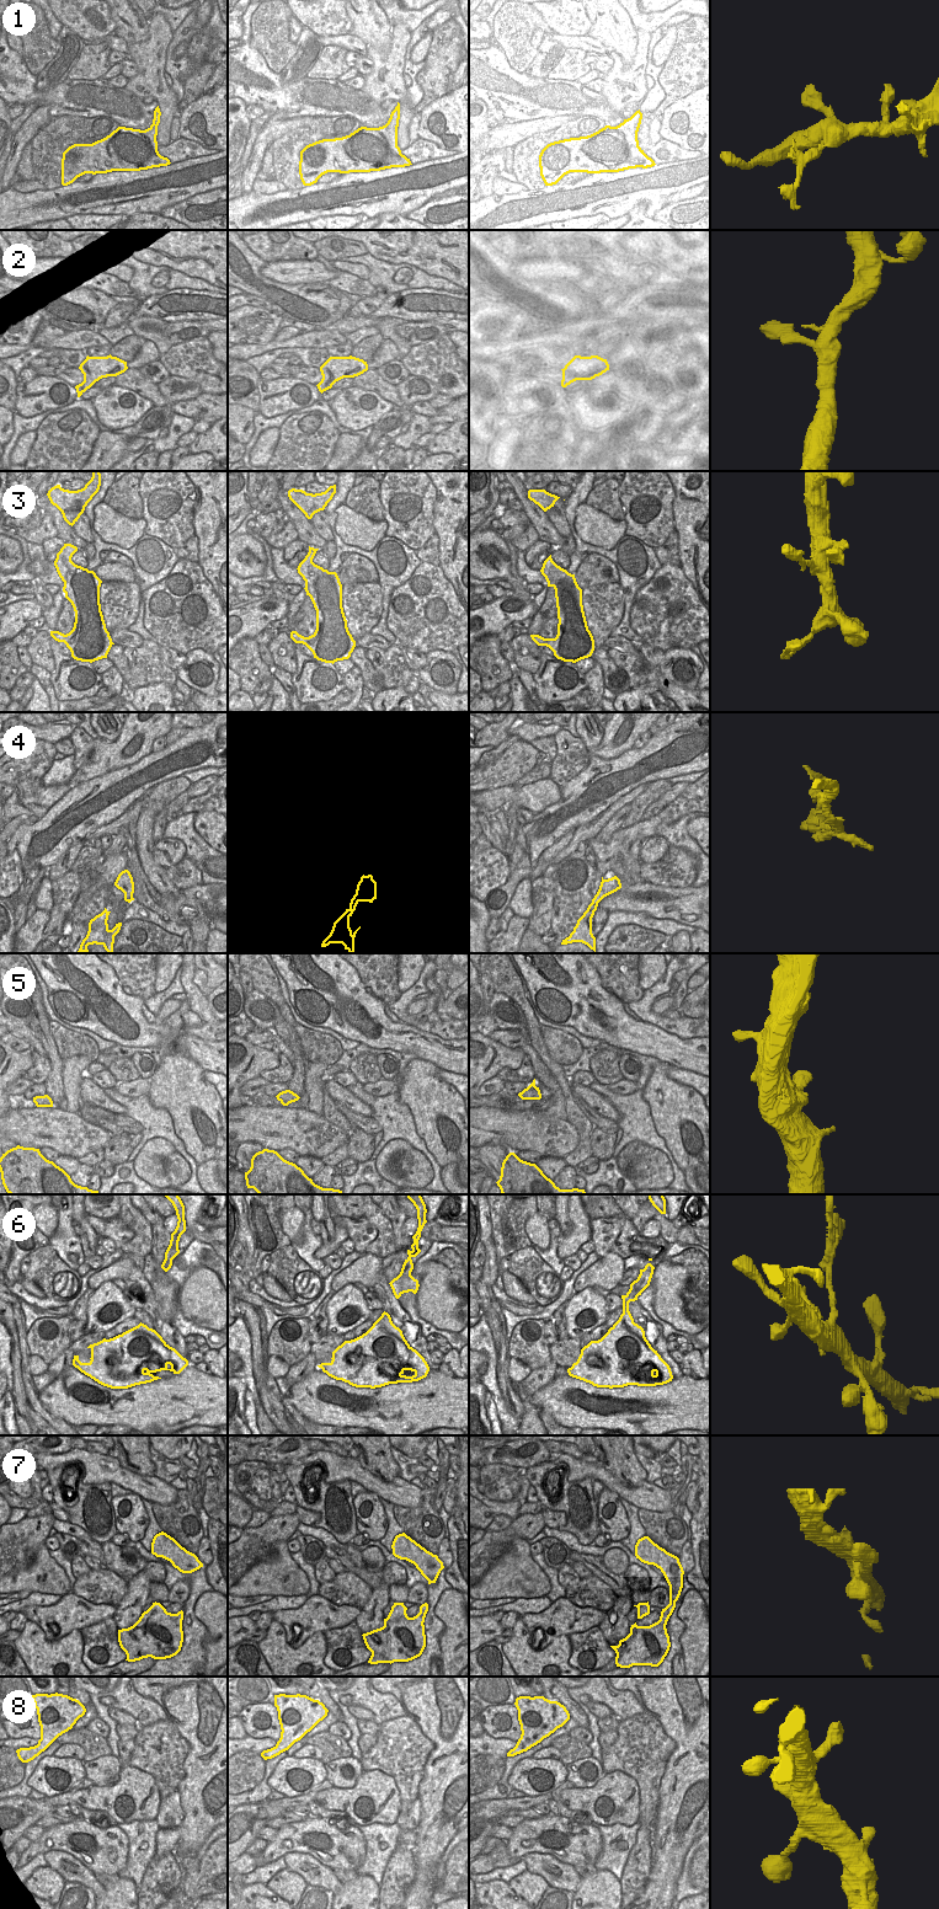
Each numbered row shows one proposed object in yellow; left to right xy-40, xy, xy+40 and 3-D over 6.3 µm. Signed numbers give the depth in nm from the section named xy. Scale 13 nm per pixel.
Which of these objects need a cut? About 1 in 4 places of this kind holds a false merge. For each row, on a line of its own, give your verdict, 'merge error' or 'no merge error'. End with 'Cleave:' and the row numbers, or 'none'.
1: no merge error
2: no merge error
3: no merge error
4: merge error
5: no merge error
6: merge error
7: no merge error
8: no merge error
Cleave: 4, 6

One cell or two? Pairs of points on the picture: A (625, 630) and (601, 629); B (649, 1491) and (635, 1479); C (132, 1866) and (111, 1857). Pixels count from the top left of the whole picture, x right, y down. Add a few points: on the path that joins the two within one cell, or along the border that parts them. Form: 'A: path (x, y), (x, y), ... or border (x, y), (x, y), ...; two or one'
A: border (624, 602), (623, 618), (609, 635); two
B: border (613, 1476), (630, 1486), (639, 1486), (645, 1481); two
C: border (126, 1834), (128, 1840), (127, 1862), (116, 1873); two

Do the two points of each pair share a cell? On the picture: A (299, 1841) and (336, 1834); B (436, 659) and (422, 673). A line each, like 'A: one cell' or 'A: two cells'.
A: one cell
B: one cell

